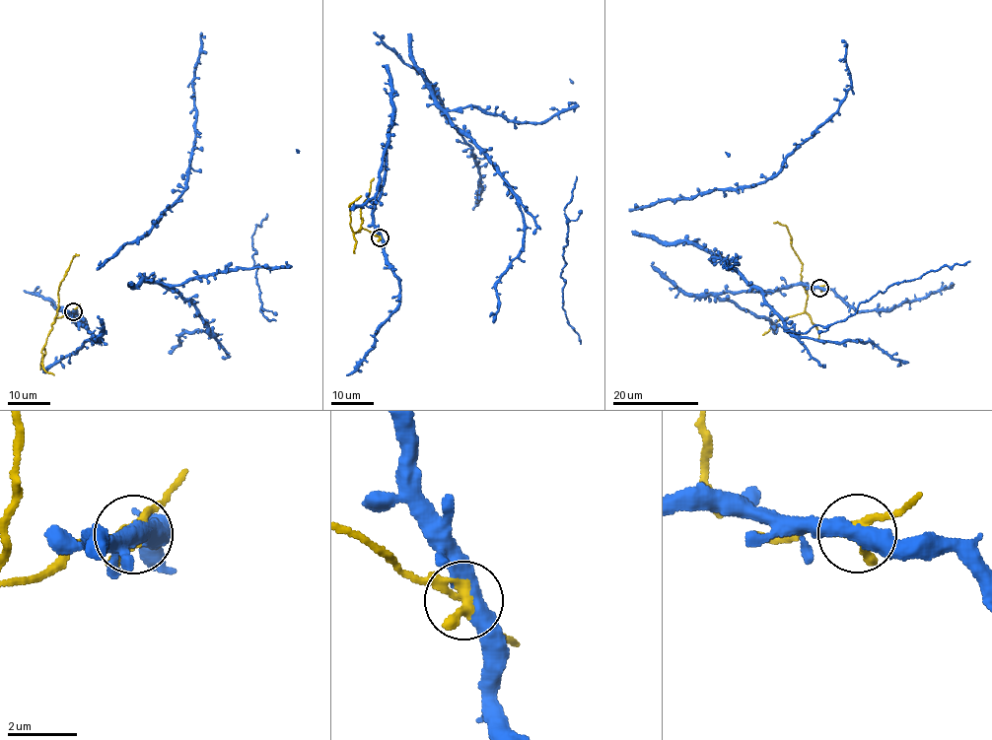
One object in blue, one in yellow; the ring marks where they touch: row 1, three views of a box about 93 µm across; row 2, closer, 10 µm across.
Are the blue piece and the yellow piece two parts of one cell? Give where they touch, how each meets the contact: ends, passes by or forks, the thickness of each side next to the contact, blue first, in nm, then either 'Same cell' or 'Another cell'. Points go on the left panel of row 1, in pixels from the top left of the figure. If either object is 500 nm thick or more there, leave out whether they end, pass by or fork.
Place: (73, 311). At the ring blue passes by. At the ring yellow forks. Thickness 480 nm (blue) against 280 nm. Another cell

